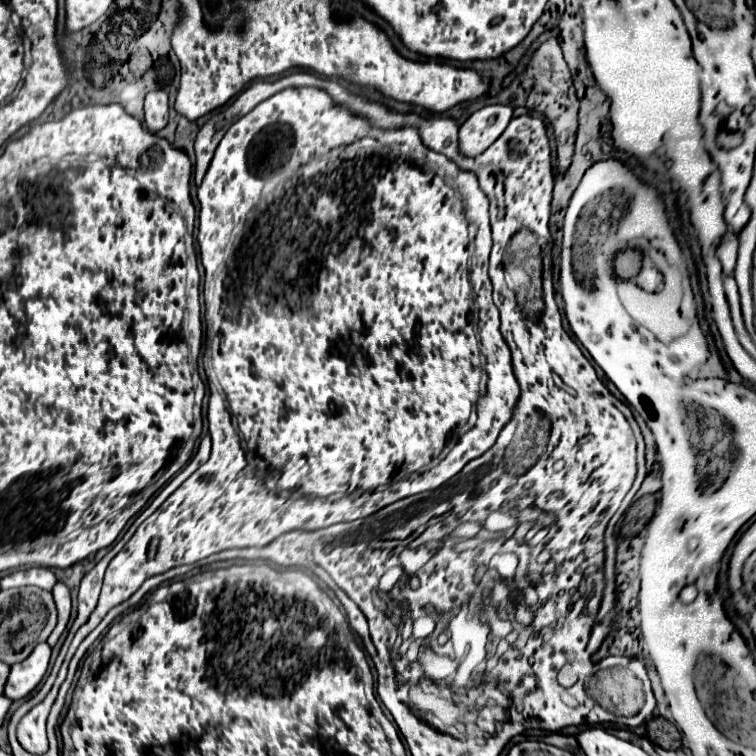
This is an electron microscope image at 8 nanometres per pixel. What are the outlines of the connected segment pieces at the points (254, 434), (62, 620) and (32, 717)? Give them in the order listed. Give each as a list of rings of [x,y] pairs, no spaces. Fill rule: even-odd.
[[[289,88],[289,90],[283,90],[275,96],[271,96],[269,100],[263,100],[259,106],[255,106],[247,116],[237,120],[227,130],[227,134],[223,136],[223,140],[219,142],[219,146],[215,150],[215,156],[211,160],[211,168],[207,170],[207,174],[205,174],[205,178],[203,178],[203,182],[197,190],[197,198],[201,202],[199,248],[201,248],[201,262],[203,262],[205,270],[203,295],[205,306],[207,306],[207,314],[205,314],[207,338],[205,338],[203,367],[206,376],[209,376],[209,388],[211,388],[211,398],[209,398],[209,408],[207,408],[209,434],[213,438],[211,458],[197,472],[193,472],[193,476],[189,476],[161,504],[161,508],[155,514],[151,514],[137,528],[135,536],[111,560],[111,564],[107,566],[107,572],[105,572],[99,604],[93,610],[93,614],[89,616],[89,620],[77,630],[69,648],[77,648],[85,640],[85,636],[105,618],[105,614],[113,606],[125,602],[133,592],[139,590],[139,586],[147,578],[151,578],[155,574],[167,572],[167,570],[181,566],[181,564],[195,564],[195,562],[199,562],[199,560],[203,560],[211,554],[217,554],[221,550],[227,550],[227,548],[265,546],[265,544],[273,542],[277,536],[291,532],[291,530],[319,530],[319,528],[327,528],[331,524],[337,524],[337,522],[351,522],[351,520],[357,520],[357,518],[367,518],[367,516],[375,514],[377,510],[385,508],[387,504],[393,504],[397,500],[403,500],[403,498],[419,494],[419,492],[437,490],[449,478],[459,474],[465,468],[467,462],[471,462],[473,458],[479,458],[483,452],[487,452],[495,444],[499,432],[511,420],[511,412],[513,412],[513,406],[515,406],[517,396],[519,396],[519,384],[513,378],[511,352],[509,352],[509,348],[507,348],[503,336],[501,336],[500,314],[498,309],[495,308],[492,298],[493,288],[490,278],[487,276],[487,264],[489,264],[491,252],[489,199],[481,192],[477,178],[471,172],[461,172],[449,158],[425,148],[423,142],[419,140],[415,128],[401,128],[399,132],[397,130],[375,130],[367,124],[365,118],[357,118],[351,112],[347,112],[345,108],[335,106],[333,100],[329,98],[329,94],[319,90],[319,88]],[[279,168],[289,168],[289,170],[301,168],[299,176],[295,178],[295,184],[291,184],[289,196],[285,194],[285,196],[277,198],[277,202],[271,202],[271,206],[263,208],[261,216],[253,222],[251,228],[237,228],[237,232],[233,232],[235,226],[239,224],[239,220],[243,216],[247,220],[247,213],[257,206],[261,192],[263,192],[263,186],[265,186],[265,178]],[[235,241],[245,242],[237,248]],[[475,310],[479,310],[477,328],[473,328]],[[479,354],[483,354],[485,360],[487,360],[485,370],[487,370],[488,380],[485,394],[483,396],[477,394],[477,400],[475,400],[475,392],[479,392],[479,390],[469,390],[469,388],[479,388],[479,364],[481,364]],[[443,398],[447,398],[445,408],[441,408]],[[225,400],[226,406],[237,414],[239,428],[241,428],[243,438],[247,442],[247,456],[249,456],[249,462],[253,464],[253,468],[257,468],[265,474],[267,472],[275,474],[277,486],[281,486],[285,490],[293,490],[293,496],[285,498],[285,496],[279,496],[277,492],[267,490],[265,482],[261,478],[261,472],[245,470],[245,464],[247,464],[245,452],[239,448],[239,436],[237,436],[237,432],[231,424],[232,415],[235,418],[236,416],[225,408]],[[473,404],[477,404],[475,428],[471,428],[467,434],[459,436],[459,440],[451,446],[451,450],[447,454],[441,454],[443,448],[451,442],[455,430],[467,422],[467,418],[471,414],[469,406],[473,406]]]
[[[57,582],[51,592],[55,598],[55,606],[57,606],[57,626],[51,632],[51,636],[47,638],[47,644],[55,646],[59,636],[63,634],[67,622],[69,622],[69,616],[71,616],[71,596],[69,596],[69,588],[63,582]]]
[[[47,698],[43,704],[31,708],[17,726],[17,740],[19,744],[31,754],[43,754],[47,750],[47,734],[45,734],[45,720],[51,710],[53,698]]]

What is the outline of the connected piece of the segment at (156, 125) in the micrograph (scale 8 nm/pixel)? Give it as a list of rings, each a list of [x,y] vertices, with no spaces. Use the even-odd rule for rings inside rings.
[[[153,90],[144,100],[145,124],[151,132],[161,130],[169,118],[169,100],[163,90]]]

